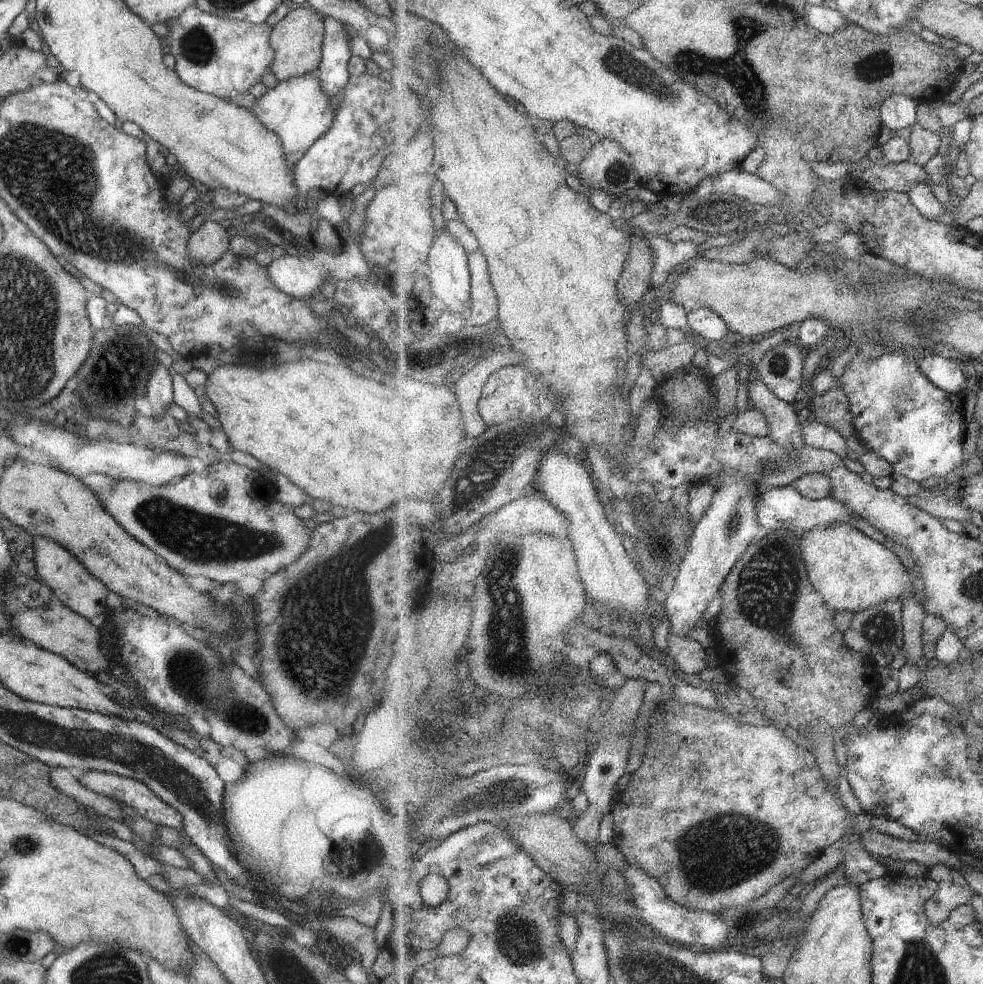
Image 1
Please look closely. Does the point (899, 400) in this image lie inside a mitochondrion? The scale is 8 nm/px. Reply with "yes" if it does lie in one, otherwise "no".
yes

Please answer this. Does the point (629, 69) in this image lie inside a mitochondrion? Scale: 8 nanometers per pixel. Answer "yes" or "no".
yes

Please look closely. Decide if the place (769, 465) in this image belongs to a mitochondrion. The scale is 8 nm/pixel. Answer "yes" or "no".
yes

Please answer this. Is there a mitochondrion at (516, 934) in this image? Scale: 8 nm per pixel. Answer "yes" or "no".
yes

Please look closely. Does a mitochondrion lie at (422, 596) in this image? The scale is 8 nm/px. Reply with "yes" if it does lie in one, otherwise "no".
no

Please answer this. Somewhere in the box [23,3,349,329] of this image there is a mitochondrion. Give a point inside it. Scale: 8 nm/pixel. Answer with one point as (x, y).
(196, 45)

